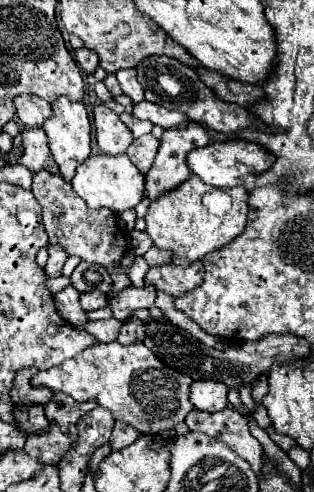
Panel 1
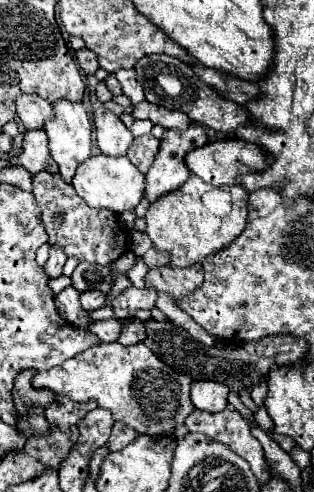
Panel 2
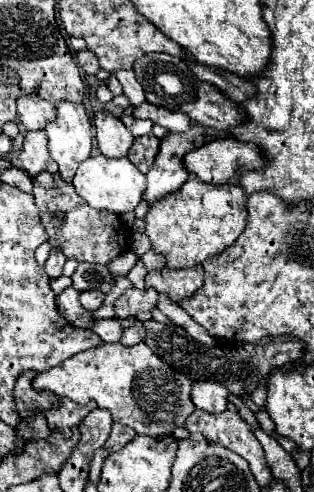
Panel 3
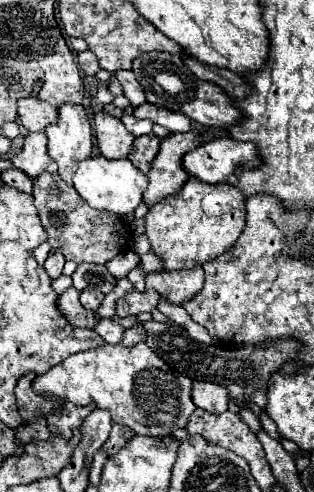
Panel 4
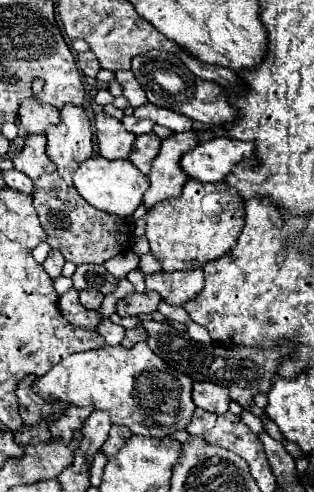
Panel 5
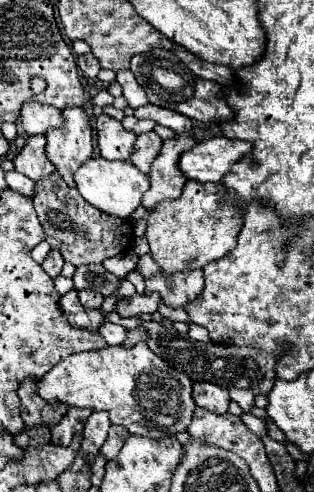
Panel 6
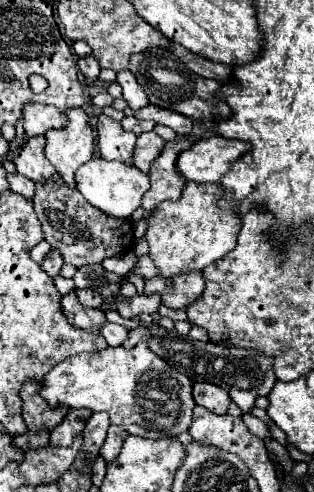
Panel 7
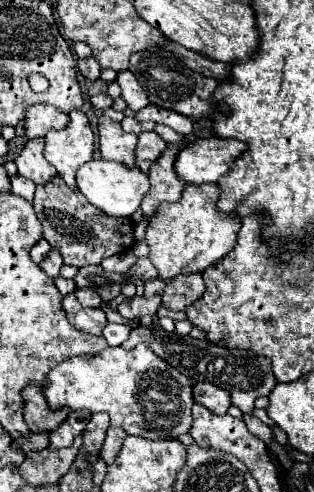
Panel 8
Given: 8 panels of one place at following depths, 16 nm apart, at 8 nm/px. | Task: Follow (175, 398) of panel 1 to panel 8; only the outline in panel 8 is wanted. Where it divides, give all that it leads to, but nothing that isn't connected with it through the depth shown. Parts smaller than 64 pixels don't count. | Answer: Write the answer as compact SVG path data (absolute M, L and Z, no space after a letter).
M138 344L134 350L124 348L106 348L98 356L86 358L86 356L74 356L72 360L66 360L58 364L50 372L50 386L44 390L44 396L52 410L88 410L92 414L96 412L108 412L110 414L110 426L120 426L132 436L142 436L148 440L174 440L182 434L188 434L192 428L192 386L184 374L180 374L176 368L166 364L162 358L158 358L148 344Z

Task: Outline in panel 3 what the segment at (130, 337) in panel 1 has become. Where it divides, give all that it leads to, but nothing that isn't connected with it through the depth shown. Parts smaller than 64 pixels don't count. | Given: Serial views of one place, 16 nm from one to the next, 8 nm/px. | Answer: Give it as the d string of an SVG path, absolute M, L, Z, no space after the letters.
M136 322L134 326L130 326L130 328L124 328L124 334L122 334L122 344L124 346L134 346L134 344L138 344L138 342L142 342L146 338L146 330L144 330L144 326L142 326L142 322Z

